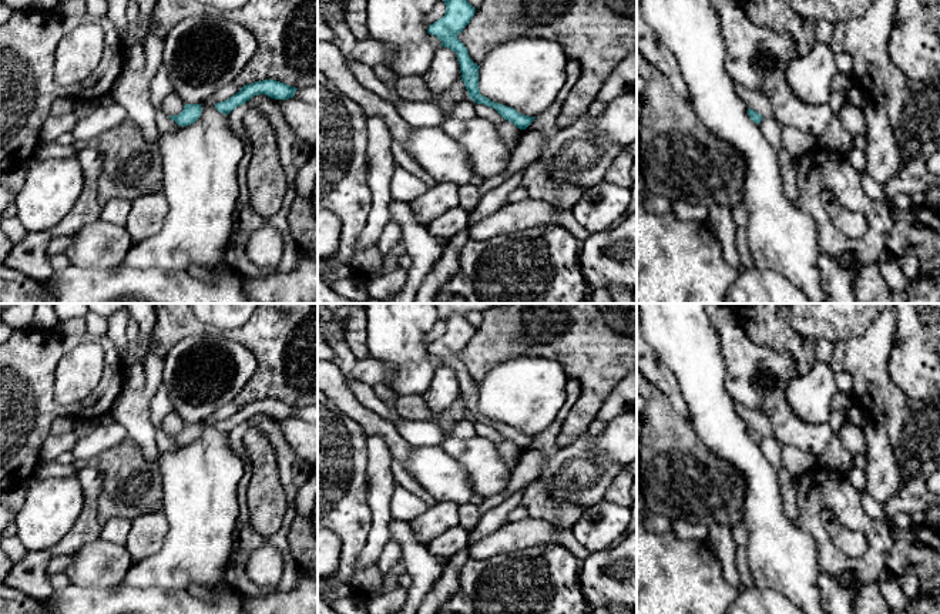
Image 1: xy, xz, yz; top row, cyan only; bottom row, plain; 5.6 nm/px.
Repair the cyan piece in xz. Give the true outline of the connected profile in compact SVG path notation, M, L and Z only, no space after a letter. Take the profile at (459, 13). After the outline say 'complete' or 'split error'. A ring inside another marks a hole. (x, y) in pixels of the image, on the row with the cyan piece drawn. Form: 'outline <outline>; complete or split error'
outline M443 0L446 13L442 19L429 26L427 33L436 36L442 41L442 47L447 47L457 54L461 81L466 85L469 97L477 103L494 108L504 120L513 123L517 128L526 130L536 117L523 115L511 107L491 101L480 94L479 90L479 67L469 56L464 44L457 38L463 28L473 19L476 9L467 0Z; complete

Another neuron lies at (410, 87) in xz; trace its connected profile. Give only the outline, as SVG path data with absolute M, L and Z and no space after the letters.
M403 76L397 77L396 83L396 93L400 98L409 100L409 101L434 101L440 105L443 111L443 121L446 121L450 117L451 108L466 98L469 98L469 93L466 90L464 83L460 80L456 83L450 90L443 93L433 93L423 76Z

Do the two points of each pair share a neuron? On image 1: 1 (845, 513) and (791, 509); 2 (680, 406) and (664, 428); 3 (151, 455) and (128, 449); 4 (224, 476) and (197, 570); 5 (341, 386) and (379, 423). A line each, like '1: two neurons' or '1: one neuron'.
1: two neurons
2: two neurons
3: two neurons
4: one neuron
5: one neuron

